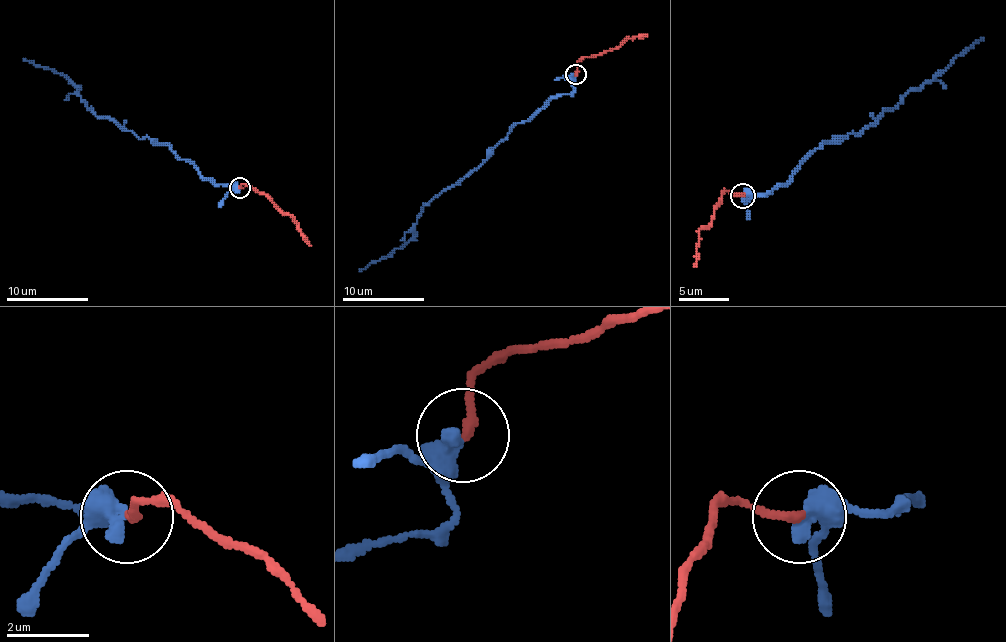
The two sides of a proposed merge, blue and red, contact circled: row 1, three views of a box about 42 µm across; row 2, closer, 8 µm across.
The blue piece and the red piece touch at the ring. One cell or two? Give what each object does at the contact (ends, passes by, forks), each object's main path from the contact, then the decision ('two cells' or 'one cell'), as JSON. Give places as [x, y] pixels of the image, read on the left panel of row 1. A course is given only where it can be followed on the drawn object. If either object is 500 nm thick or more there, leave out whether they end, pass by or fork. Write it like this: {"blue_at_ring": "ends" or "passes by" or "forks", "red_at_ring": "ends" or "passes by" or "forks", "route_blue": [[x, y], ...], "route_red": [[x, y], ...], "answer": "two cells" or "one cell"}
{"blue_at_ring": "passes by", "red_at_ring": "ends", "route_blue": [[239, 188], [214, 184], [167, 145], [155, 145], [99, 118], [62, 75], [23, 58]], "route_red": [[239, 188], [243, 184], [251, 186], [290, 217], [311, 246]], "answer": "one cell"}

